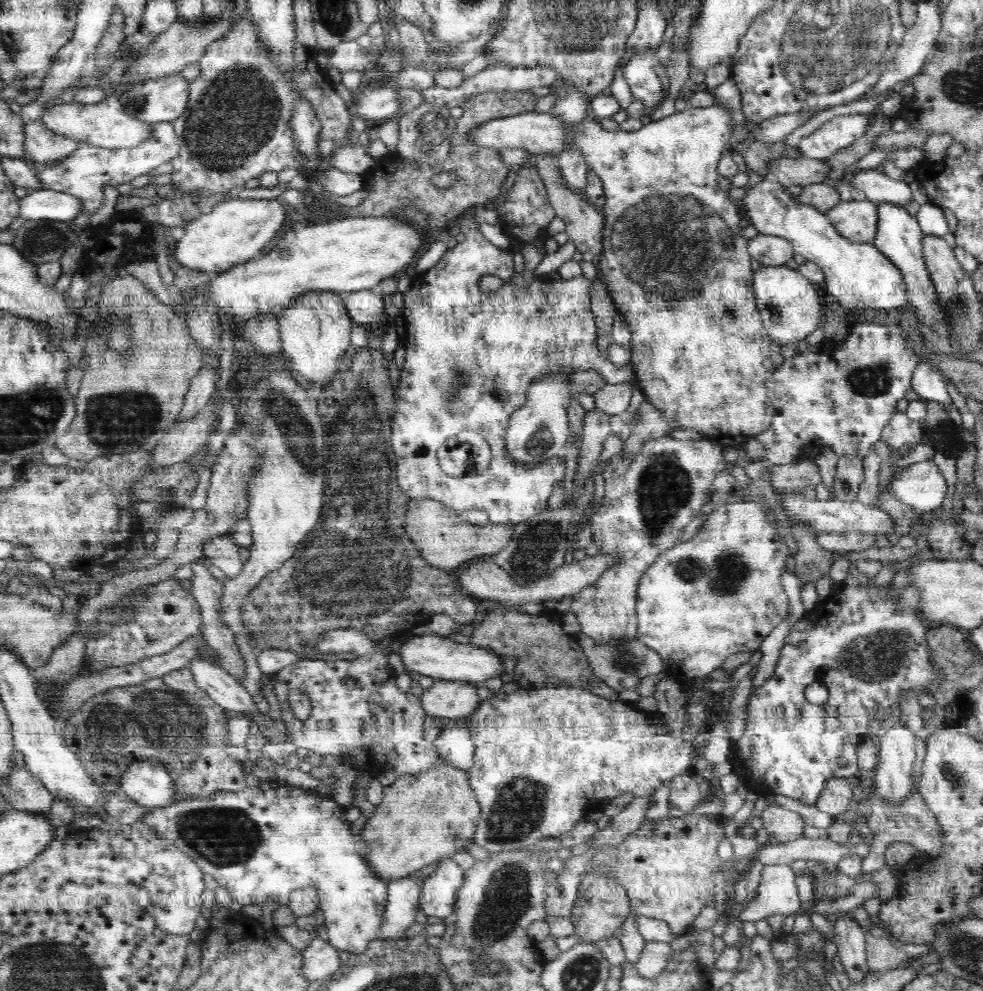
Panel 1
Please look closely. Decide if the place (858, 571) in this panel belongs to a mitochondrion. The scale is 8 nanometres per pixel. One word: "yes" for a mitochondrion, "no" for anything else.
no

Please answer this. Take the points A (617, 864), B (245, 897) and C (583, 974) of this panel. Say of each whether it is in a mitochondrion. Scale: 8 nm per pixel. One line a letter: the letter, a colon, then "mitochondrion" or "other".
A: mitochondrion
B: other
C: mitochondrion

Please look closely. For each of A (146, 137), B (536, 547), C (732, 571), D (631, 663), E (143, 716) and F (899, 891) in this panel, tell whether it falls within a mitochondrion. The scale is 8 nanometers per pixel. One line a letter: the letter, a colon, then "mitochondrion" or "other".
A: other
B: mitochondrion
C: mitochondrion
D: mitochondrion
E: mitochondrion
F: other

